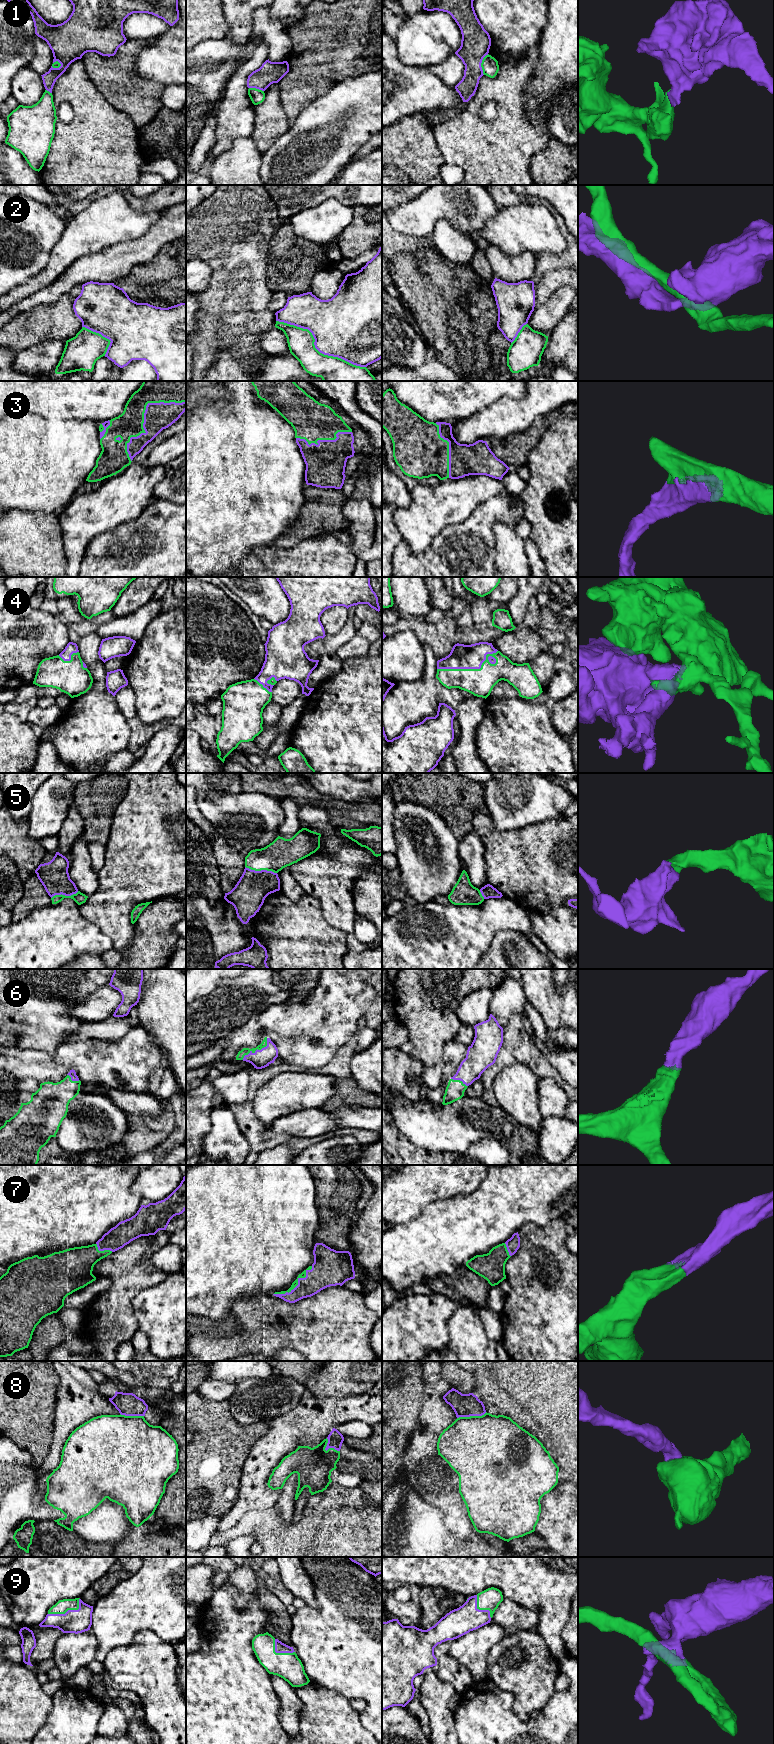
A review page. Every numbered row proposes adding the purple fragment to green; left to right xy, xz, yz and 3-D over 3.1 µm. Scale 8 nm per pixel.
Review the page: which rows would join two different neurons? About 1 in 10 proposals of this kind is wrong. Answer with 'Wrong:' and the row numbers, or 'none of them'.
Wrong: 1, 8

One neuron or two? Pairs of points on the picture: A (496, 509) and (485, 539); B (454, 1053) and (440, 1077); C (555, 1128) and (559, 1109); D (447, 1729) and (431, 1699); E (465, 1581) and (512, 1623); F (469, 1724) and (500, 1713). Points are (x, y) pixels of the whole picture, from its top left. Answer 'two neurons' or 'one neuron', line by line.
A: one neuron
B: one neuron
C: two neurons
D: one neuron
E: two neurons
F: one neuron

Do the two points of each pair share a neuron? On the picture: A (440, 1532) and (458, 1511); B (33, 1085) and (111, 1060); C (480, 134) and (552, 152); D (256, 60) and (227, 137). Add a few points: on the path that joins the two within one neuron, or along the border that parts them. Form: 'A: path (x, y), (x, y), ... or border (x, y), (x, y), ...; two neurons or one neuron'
A: border (433, 1505), (442, 1511), (449, 1532); two neurons
B: border (18, 1078), (32, 1078), (40, 1083); two neurons
C: border (547, 135), (547, 143), (531, 158), (530, 170); two neurons
D: path (239, 79), (235, 94), (235, 118); one neuron

